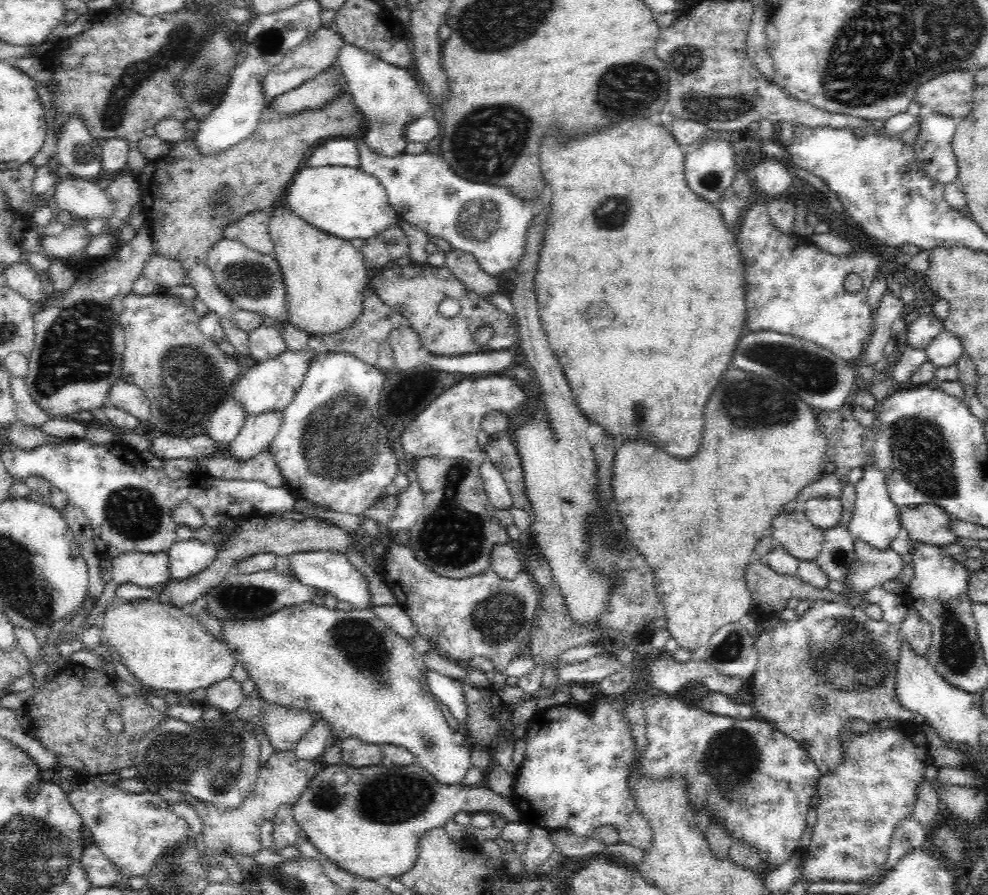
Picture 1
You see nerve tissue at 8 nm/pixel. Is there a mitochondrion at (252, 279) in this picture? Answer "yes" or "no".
yes

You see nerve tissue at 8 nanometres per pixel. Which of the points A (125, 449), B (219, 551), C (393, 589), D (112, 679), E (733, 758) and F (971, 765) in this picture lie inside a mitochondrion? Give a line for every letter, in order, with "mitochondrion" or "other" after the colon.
A: other
B: other
C: other
D: other
E: mitochondrion
F: other

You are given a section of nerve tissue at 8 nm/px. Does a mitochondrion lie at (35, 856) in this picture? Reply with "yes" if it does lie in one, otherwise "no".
yes

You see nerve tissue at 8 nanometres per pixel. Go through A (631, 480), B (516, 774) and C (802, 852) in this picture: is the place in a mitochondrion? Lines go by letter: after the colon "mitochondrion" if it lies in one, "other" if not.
A: other
B: other
C: other

